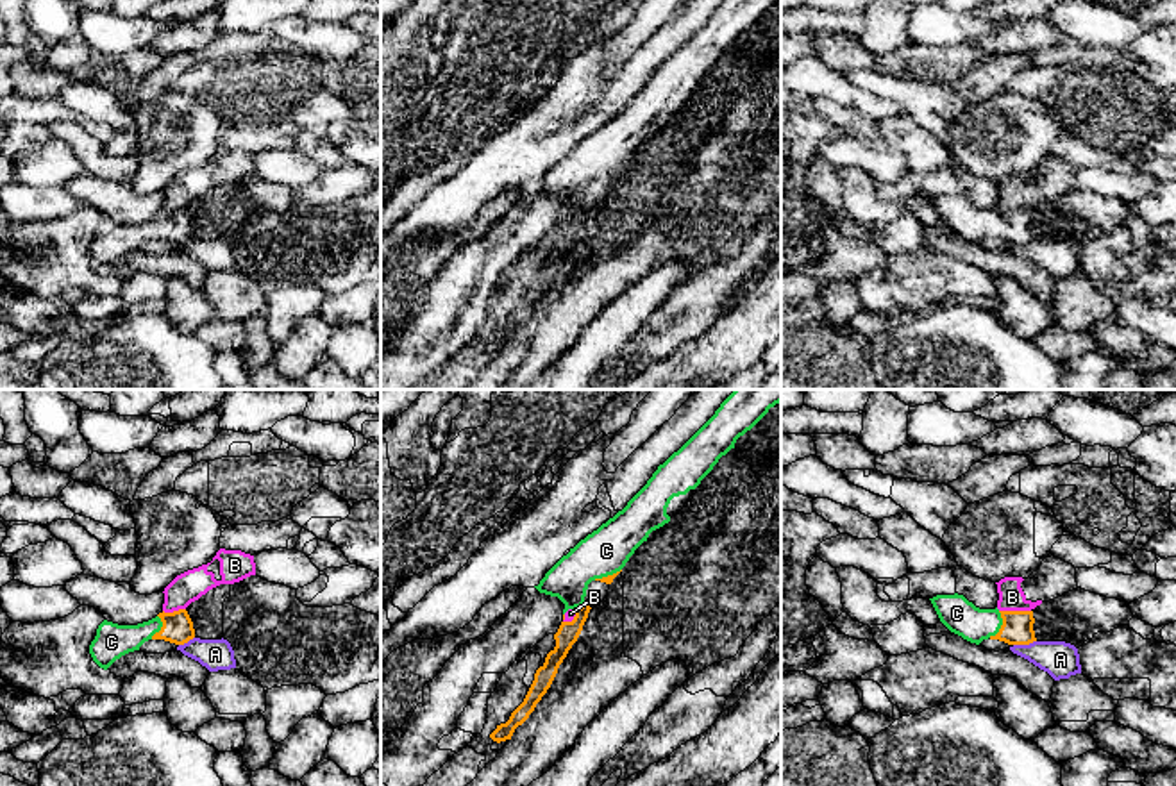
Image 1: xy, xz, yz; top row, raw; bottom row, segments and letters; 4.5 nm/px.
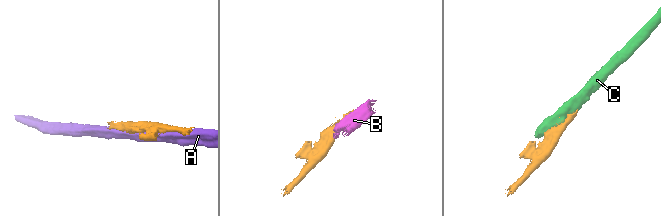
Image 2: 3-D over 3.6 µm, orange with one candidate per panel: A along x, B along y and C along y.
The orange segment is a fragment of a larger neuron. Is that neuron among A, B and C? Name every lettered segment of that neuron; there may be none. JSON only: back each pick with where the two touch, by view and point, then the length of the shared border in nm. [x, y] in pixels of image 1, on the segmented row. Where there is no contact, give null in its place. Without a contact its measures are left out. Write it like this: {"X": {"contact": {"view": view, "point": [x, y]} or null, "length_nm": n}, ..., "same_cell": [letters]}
{"C": {"contact": {"view": "yz", "point": [1001, 626]}, "length_nm": 130}, "same_cell": ["C"]}

